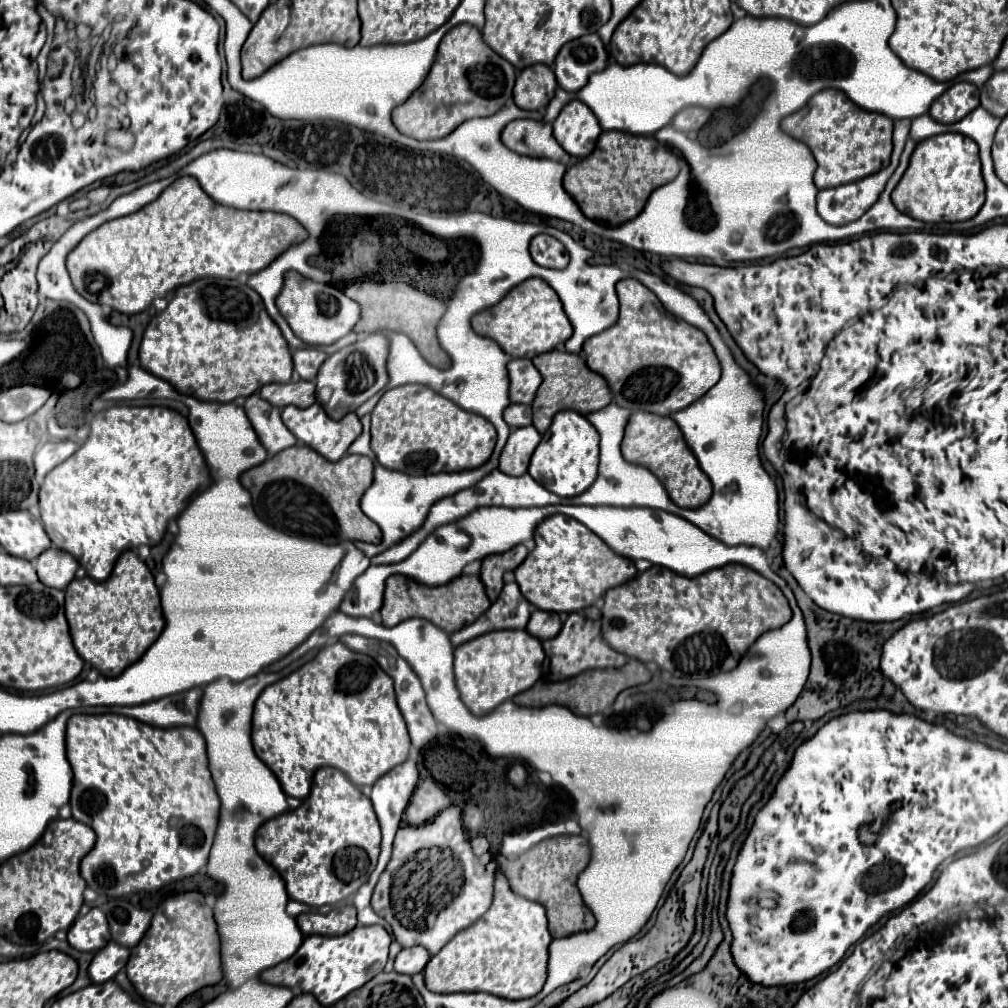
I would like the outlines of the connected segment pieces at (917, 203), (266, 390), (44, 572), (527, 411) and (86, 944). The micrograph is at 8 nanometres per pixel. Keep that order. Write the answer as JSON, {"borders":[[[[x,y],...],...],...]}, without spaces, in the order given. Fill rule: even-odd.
{"borders":[[[[939,134],[919,142],[891,198],[899,212],[923,222],[971,220],[985,202],[977,144],[963,134]]],[[[287,382],[287,384],[267,384],[261,388],[261,398],[277,408],[289,404],[297,408],[309,408],[315,404],[315,382]]],[[[51,546],[35,560],[35,568],[37,568],[37,576],[43,584],[57,588],[57,590],[65,590],[67,584],[75,578],[79,564],[69,552],[63,552],[63,550]]],[[[509,404],[505,410],[505,422],[511,428],[523,428],[531,424],[531,406],[529,404]]],[[[91,908],[85,916],[79,916],[67,934],[69,944],[81,952],[97,952],[111,940],[107,918],[99,908]]]]}

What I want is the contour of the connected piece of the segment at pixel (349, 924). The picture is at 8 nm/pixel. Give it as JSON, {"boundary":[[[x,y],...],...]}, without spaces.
{"boundary":[[[339,904],[329,910],[329,914],[307,912],[297,916],[297,924],[305,936],[323,934],[323,936],[339,936],[347,934],[357,926],[357,910],[351,904]]]}

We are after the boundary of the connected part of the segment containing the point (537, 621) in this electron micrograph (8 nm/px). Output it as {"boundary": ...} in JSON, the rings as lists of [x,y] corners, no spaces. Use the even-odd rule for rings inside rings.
{"boundary":[[[535,610],[527,622],[527,632],[539,640],[549,640],[559,634],[561,628],[561,618],[555,612],[545,612],[545,610]]]}

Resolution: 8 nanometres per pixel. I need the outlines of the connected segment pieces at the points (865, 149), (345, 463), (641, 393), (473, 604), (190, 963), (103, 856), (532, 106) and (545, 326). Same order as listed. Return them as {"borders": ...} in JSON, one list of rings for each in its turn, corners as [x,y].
{"borders":[[[[841,90],[817,92],[805,108],[781,120],[781,130],[811,148],[817,160],[815,186],[819,190],[849,184],[887,168],[893,150],[893,120],[859,108]]],[[[291,446],[281,450],[263,464],[247,470],[241,484],[249,490],[257,516],[269,526],[297,538],[321,544],[339,542],[381,542],[379,526],[369,520],[359,502],[373,482],[373,462],[365,456],[345,454],[337,462],[329,462],[309,446]]],[[[635,278],[621,280],[617,284],[617,294],[621,302],[621,314],[617,324],[601,334],[591,336],[583,344],[587,366],[593,372],[599,372],[607,380],[607,384],[611,386],[615,404],[629,408],[633,412],[641,410],[641,412],[653,412],[659,416],[671,416],[673,412],[687,408],[689,404],[699,400],[709,388],[713,388],[713,384],[721,378],[721,366],[707,336],[699,328],[669,314],[659,302],[659,298]]],[[[395,574],[395,576],[387,578],[385,602],[381,608],[381,616],[383,616],[383,626],[395,626],[409,618],[425,618],[431,624],[445,630],[447,634],[453,634],[453,632],[473,624],[489,606],[491,606],[491,602],[485,594],[483,582],[477,576],[459,576],[445,586],[427,588],[423,584],[413,582],[407,576]]],[[[201,892],[171,896],[157,908],[151,928],[131,950],[127,978],[139,996],[159,1006],[177,1006],[189,994],[213,986],[223,978],[217,924],[213,920],[213,910],[205,904]]],[[[73,714],[67,722],[67,758],[73,766],[73,790],[71,790],[71,810],[73,818],[91,826],[97,834],[97,842],[93,850],[81,860],[81,876],[87,882],[91,890],[97,894],[105,894],[109,898],[127,896],[131,892],[141,890],[159,890],[169,882],[183,880],[189,876],[195,876],[205,864],[209,856],[209,848],[213,844],[217,820],[219,820],[219,796],[215,792],[209,768],[207,768],[207,752],[205,752],[205,738],[195,726],[183,726],[183,728],[151,728],[139,720],[119,716],[119,714],[101,714],[101,716],[87,716],[87,714]]],[[[533,64],[517,76],[513,100],[523,110],[539,110],[551,102],[551,96],[555,96],[555,88],[557,80],[553,70],[545,64]]],[[[529,278],[521,282],[495,308],[477,314],[471,322],[473,322],[473,330],[479,336],[495,340],[511,358],[531,360],[543,352],[555,350],[559,344],[567,342],[573,334],[573,328],[563,312],[563,304],[557,292],[541,278]]]]}

